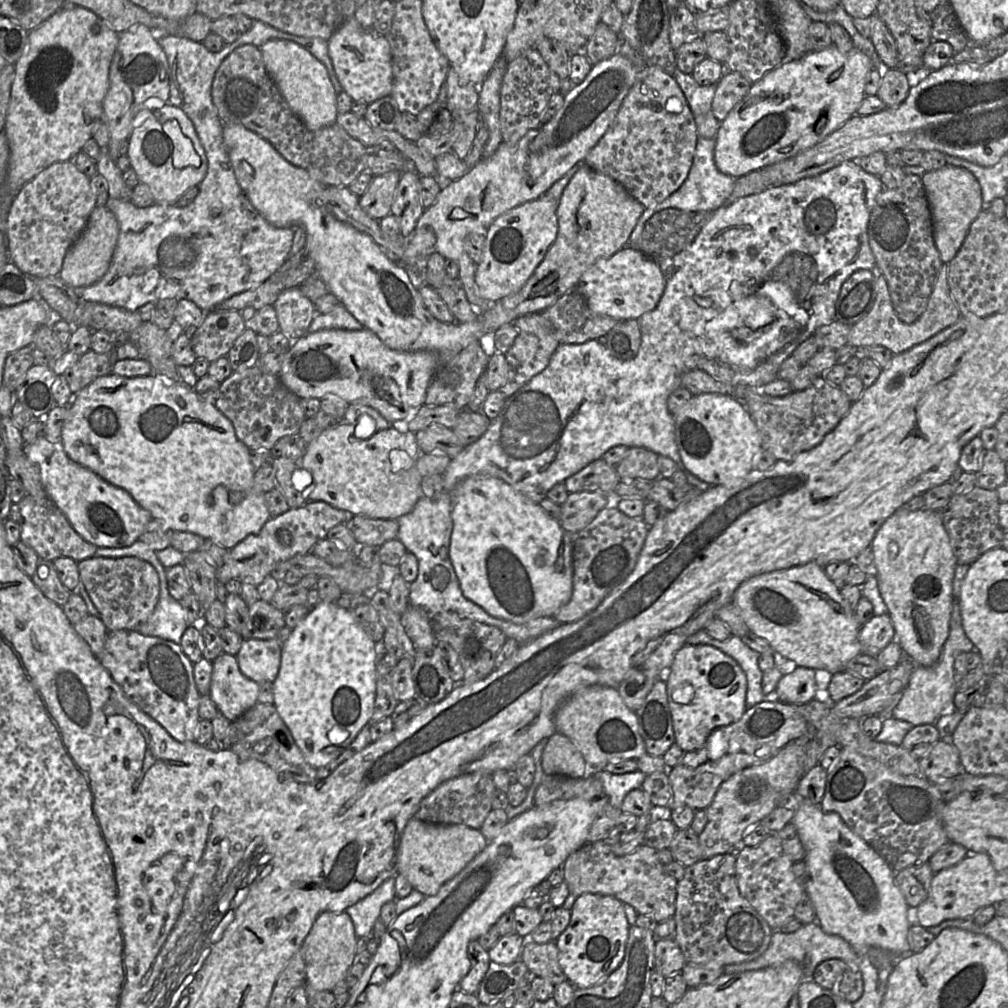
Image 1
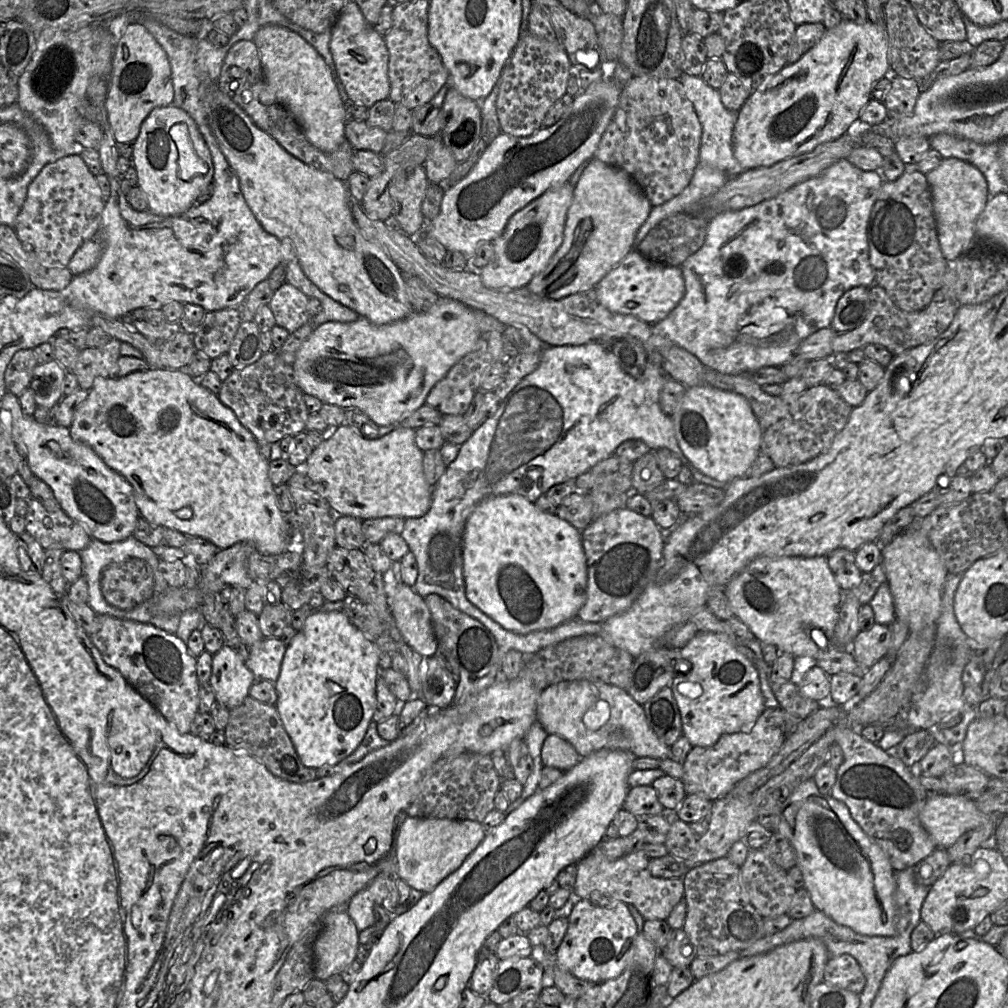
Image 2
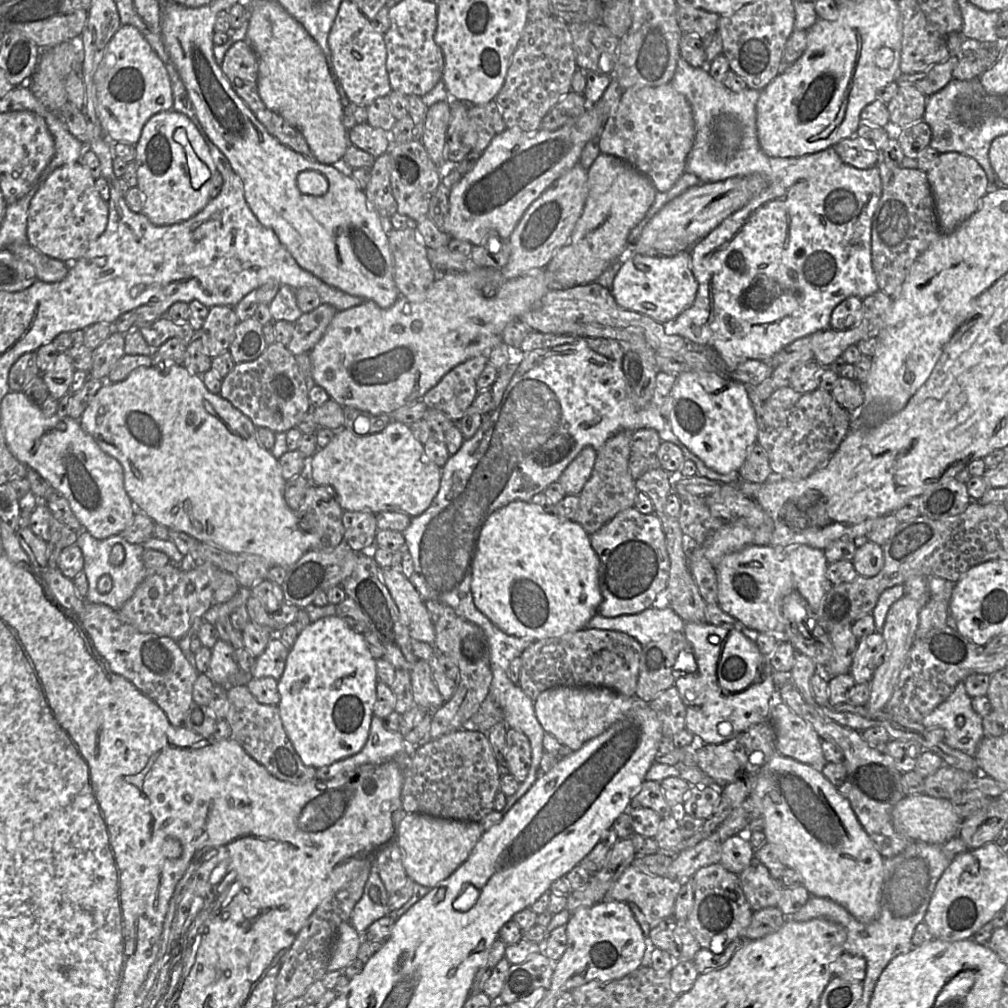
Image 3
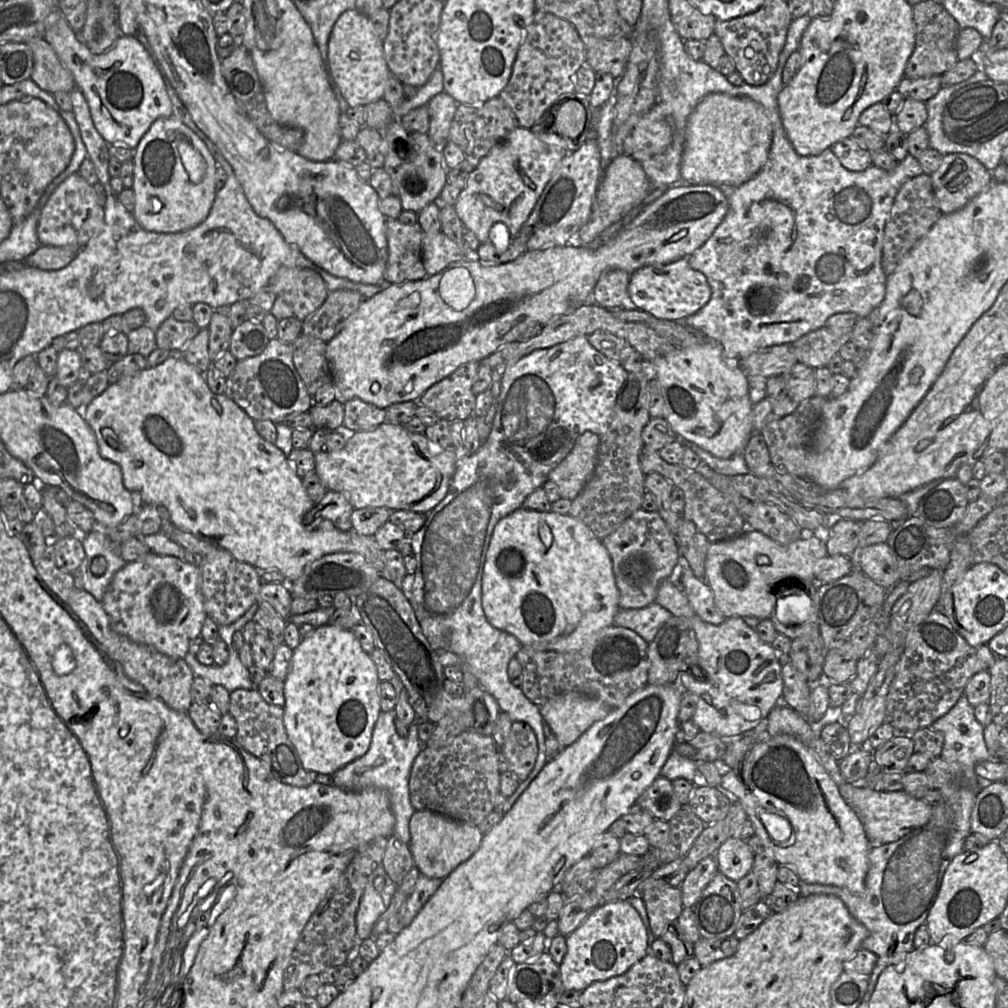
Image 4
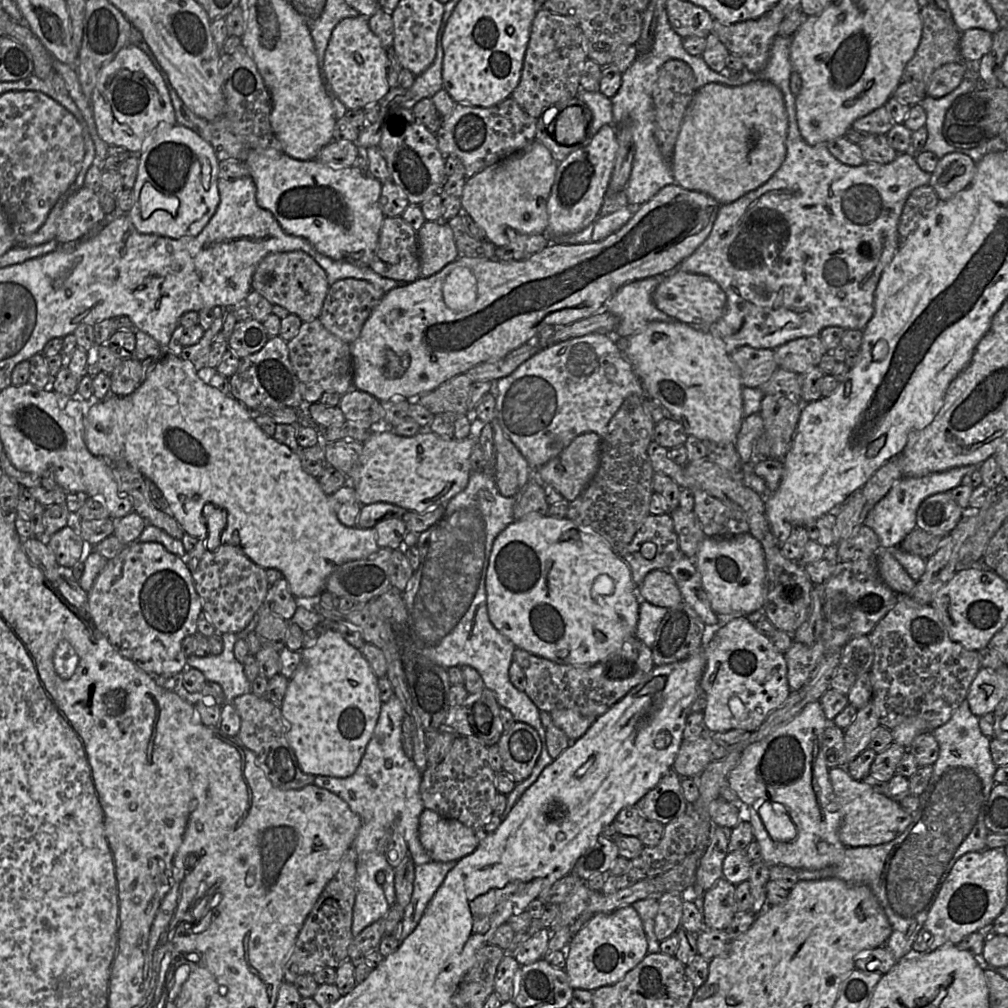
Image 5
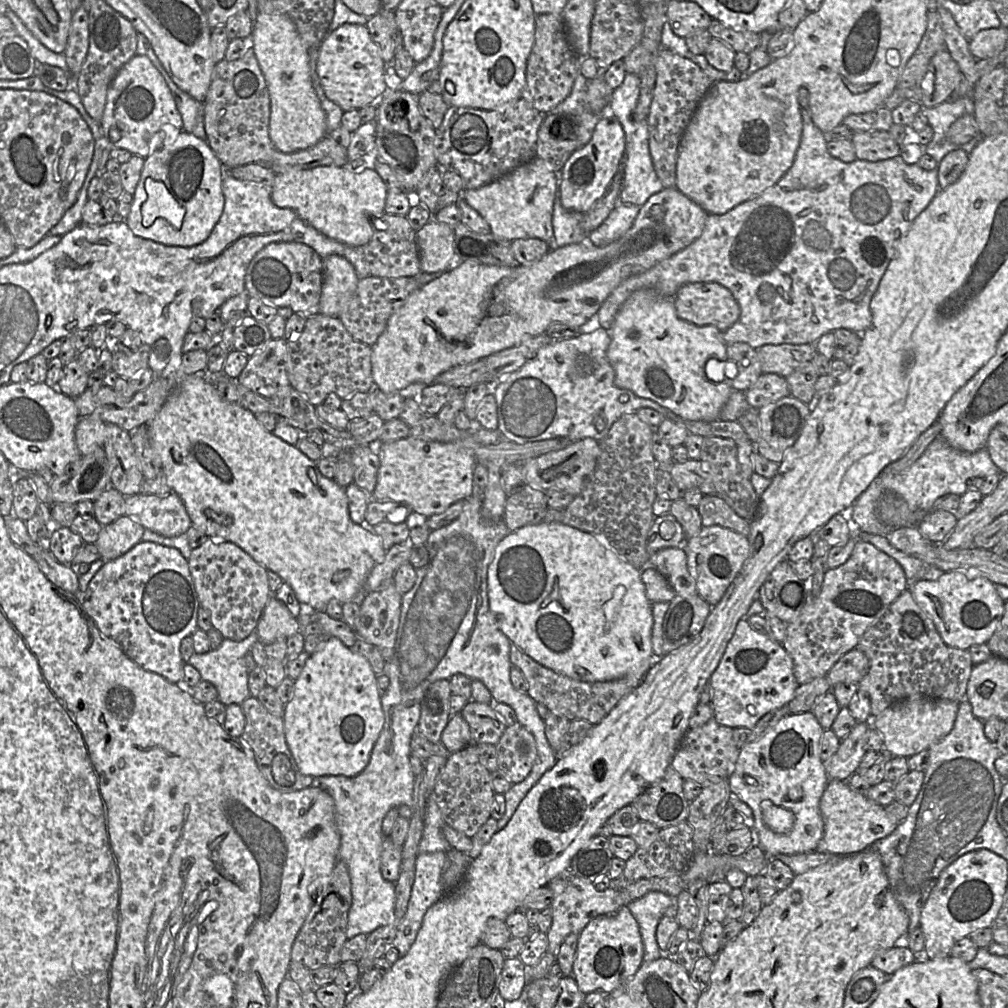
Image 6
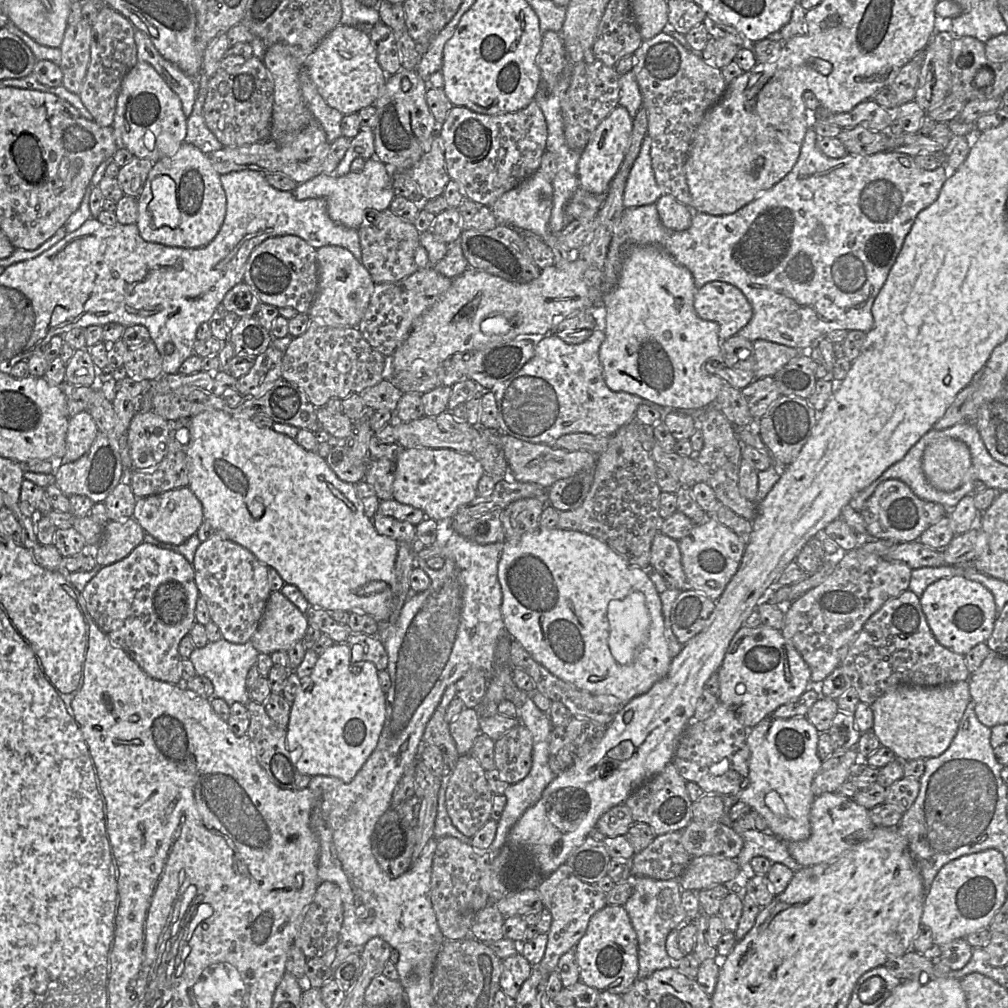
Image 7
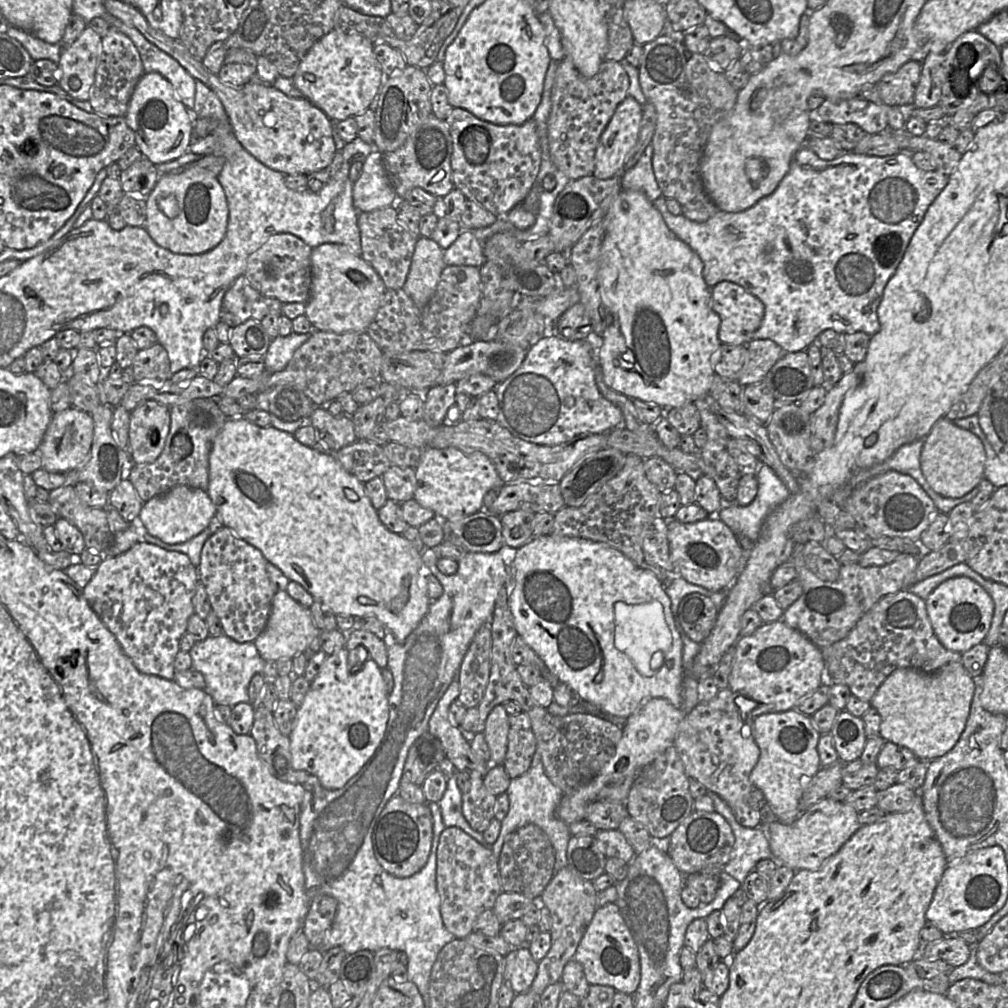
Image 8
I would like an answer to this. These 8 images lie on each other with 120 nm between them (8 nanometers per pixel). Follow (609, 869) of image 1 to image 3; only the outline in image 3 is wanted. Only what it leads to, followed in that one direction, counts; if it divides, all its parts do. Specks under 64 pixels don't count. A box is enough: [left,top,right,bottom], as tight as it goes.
[606,864,682,928]

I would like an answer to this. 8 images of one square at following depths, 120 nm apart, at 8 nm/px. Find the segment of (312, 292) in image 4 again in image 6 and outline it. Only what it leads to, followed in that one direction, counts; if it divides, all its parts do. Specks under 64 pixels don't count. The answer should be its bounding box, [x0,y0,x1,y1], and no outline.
[246,242,323,318]

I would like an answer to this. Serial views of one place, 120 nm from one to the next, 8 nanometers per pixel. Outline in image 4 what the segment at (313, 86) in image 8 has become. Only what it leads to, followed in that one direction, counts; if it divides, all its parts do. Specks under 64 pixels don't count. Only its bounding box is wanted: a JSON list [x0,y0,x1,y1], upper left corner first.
[328,9,391,107]

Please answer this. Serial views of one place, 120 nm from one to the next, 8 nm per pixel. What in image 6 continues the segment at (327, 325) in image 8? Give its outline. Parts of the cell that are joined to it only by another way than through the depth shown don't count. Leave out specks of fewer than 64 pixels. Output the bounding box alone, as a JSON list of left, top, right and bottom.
[319,255,359,318]

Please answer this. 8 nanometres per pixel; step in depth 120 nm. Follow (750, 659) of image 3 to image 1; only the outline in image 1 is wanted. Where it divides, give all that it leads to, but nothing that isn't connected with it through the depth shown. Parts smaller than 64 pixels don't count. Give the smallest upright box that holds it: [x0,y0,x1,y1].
[665,644,747,752]

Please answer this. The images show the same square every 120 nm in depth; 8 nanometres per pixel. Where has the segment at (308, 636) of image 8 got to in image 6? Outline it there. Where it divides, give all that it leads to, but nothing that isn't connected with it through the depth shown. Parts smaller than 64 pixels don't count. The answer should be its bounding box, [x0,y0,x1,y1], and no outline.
[257,595,300,645]

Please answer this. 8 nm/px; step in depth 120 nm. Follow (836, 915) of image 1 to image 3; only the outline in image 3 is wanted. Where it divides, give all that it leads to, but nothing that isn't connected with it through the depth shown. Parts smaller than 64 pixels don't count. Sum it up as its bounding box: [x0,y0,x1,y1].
[740,752,884,923]

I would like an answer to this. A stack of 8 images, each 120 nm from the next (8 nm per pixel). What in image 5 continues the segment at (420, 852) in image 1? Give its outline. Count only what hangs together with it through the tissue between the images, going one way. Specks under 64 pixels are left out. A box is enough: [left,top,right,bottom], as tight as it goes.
[419,809,479,861]

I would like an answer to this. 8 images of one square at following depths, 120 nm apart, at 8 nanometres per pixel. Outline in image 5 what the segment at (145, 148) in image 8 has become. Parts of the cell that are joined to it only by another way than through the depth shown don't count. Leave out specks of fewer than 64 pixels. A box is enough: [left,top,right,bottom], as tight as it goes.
[90,43,176,155]

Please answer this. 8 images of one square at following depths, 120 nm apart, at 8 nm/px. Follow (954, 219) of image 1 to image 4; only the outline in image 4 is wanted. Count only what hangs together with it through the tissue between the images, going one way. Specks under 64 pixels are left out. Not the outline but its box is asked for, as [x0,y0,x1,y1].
[930,153,993,214]

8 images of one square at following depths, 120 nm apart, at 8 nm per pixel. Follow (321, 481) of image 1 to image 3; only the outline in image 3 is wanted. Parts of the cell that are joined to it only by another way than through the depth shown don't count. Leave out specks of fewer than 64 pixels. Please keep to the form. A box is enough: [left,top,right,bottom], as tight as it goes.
[310,421,442,517]

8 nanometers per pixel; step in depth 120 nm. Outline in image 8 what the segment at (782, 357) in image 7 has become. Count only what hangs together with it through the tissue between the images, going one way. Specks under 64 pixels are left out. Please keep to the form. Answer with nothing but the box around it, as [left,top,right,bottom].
[737,339,790,387]

